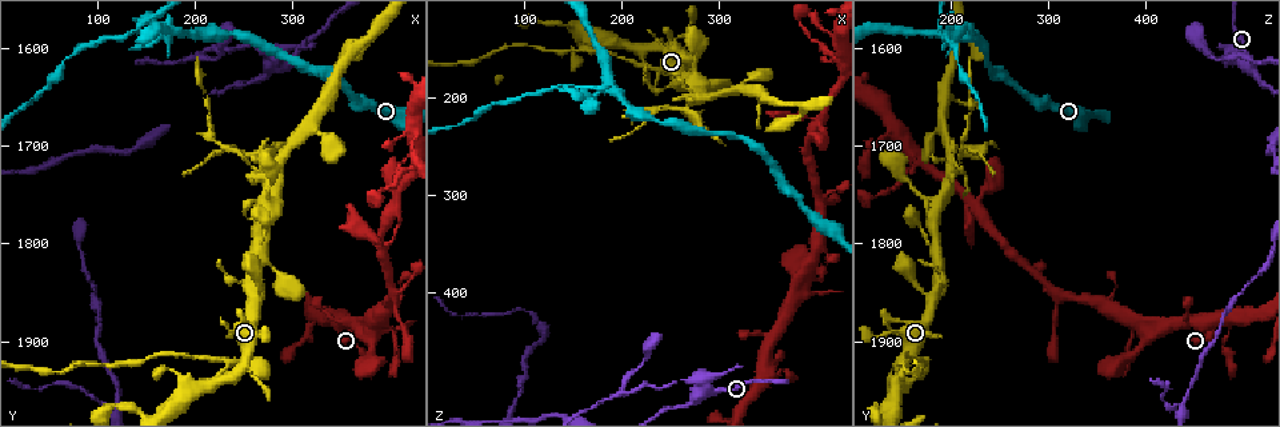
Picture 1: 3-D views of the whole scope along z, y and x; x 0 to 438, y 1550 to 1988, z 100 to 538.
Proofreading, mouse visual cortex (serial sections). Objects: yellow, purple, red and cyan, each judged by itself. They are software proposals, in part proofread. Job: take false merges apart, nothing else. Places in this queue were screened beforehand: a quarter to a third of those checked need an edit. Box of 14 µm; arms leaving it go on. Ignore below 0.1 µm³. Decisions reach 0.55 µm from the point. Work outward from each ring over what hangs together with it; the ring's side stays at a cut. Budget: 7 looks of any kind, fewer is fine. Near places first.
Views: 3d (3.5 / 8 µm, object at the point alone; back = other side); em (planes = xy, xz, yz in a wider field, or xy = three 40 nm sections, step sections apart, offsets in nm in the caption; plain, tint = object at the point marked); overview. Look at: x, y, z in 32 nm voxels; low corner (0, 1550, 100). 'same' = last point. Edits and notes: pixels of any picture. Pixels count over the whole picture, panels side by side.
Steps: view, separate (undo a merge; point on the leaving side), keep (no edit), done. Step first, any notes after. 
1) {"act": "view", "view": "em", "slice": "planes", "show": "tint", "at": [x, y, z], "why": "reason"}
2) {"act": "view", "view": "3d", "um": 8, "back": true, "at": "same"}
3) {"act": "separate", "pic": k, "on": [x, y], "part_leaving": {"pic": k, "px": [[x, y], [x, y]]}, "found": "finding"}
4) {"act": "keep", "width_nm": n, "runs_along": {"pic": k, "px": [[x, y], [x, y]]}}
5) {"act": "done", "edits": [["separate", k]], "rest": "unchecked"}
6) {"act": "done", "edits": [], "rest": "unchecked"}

{"act": "view", "view": "3d", "um": 8, "at": [385, 1580, 210], "why": "side arm on a straight run"}

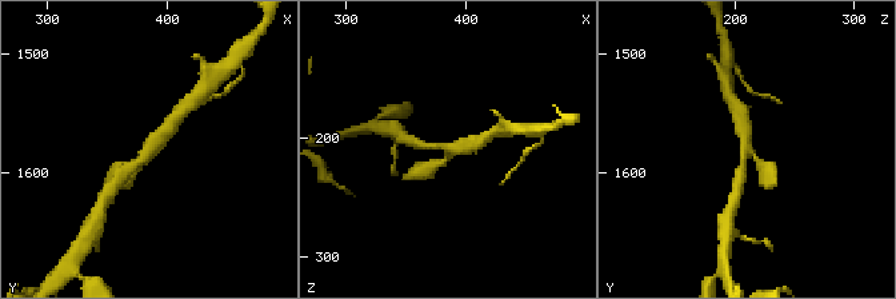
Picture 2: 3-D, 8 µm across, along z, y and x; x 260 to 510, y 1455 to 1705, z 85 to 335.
{"act": "view", "view": "3d", "um": 3.5, "at": [388, 1584, 210], "why": "closer look"}

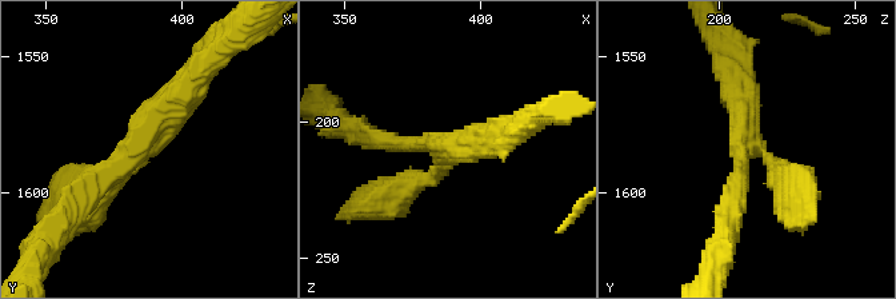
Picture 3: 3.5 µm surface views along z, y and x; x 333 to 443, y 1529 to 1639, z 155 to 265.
{"act": "view", "view": "em", "slice": "planes", "show": "tint", "at": [387, 1583, 211], "arms": 3, "arm_widths_nm": [250, 300, 400]}

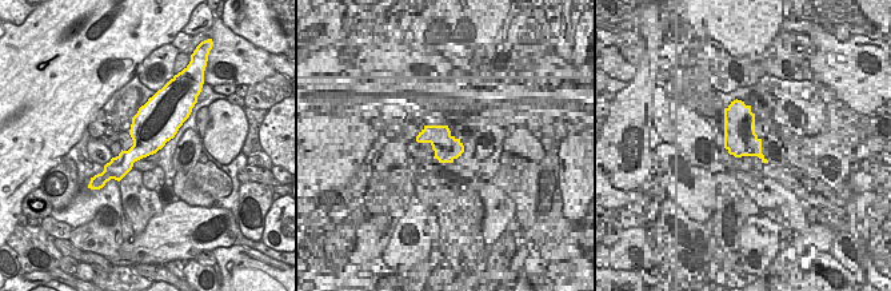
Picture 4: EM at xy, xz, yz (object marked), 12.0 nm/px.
{"act": "keep", "width_nm": 500, "runs_along": {"pic": 3, "px": [[374, 138], [447, 154], [394, 195]]}, "found": "one cell here"}

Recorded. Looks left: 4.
{"act": "view", "view": "3d", "um": 3.5, "at": [290, 1610, 500], "why": "branch point"}

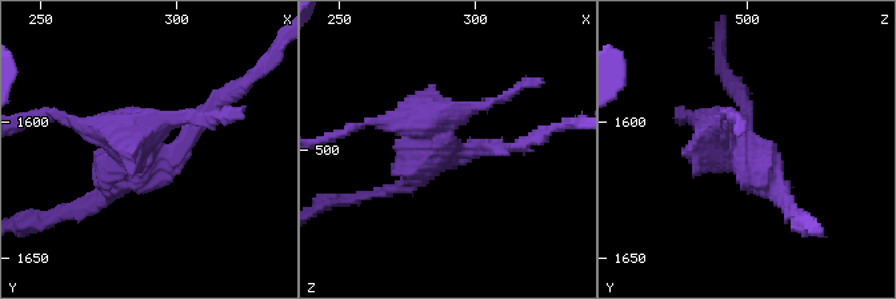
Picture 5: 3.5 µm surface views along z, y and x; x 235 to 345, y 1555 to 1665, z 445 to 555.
{"act": "view", "view": "em", "slice": "xy", "step": 1, "show": "tint", "at": [288, 1613, 500], "why": "need the tissue"}

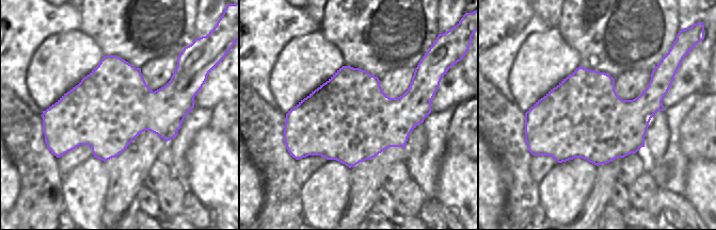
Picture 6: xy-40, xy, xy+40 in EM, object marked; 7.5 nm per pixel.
{"act": "separate", "pic": 5, "on": [182, 115], "part_leaving": {"pic": 5, "px": [[134, 147], [122, 131], [35, 118]]}, "found": "two cells meet here"}

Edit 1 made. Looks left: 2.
{"act": "done", "edits": [["separate", 5]], "rest": "unchecked"}

